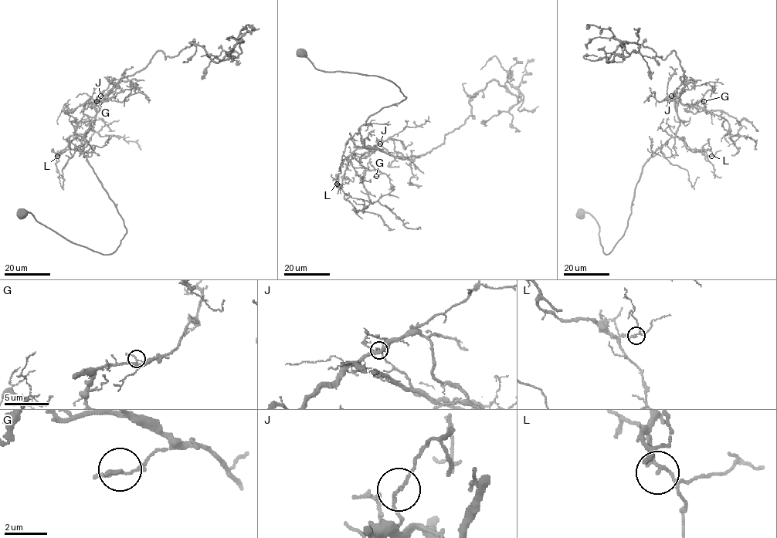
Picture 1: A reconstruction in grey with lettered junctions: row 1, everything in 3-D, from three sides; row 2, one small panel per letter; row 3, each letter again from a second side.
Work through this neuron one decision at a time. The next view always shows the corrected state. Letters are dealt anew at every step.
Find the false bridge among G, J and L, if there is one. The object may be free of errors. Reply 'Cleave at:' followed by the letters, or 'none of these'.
Cleave at: J

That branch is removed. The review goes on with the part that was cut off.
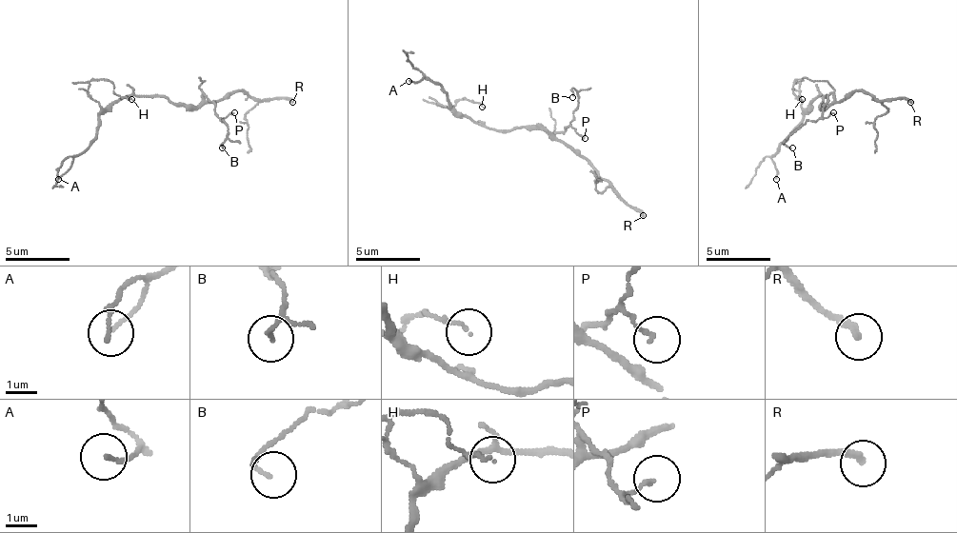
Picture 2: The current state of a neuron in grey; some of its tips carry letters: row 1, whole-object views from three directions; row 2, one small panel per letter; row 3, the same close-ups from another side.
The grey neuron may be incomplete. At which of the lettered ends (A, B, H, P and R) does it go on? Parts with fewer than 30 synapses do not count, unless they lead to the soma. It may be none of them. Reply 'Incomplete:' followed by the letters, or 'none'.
Incomplete: R

